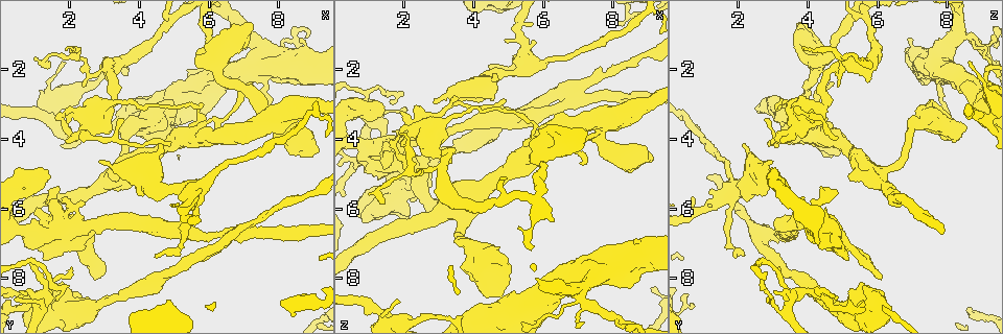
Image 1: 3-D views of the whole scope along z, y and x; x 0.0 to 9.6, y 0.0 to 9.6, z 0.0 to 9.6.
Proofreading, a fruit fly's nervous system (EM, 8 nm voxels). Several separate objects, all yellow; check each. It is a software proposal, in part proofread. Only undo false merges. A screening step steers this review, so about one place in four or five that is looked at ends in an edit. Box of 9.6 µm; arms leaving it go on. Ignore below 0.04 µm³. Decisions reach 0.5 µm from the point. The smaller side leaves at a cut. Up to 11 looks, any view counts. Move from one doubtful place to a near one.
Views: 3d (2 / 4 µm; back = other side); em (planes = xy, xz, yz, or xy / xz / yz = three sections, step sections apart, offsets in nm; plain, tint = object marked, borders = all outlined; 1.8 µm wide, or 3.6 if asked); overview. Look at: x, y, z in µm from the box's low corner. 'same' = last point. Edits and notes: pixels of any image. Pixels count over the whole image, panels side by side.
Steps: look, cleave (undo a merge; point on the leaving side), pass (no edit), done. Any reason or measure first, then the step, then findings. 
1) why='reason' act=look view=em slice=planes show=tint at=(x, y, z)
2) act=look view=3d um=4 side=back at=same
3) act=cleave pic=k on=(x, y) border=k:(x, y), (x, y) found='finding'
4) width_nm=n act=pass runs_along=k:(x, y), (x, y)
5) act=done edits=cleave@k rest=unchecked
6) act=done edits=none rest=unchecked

why='sudden change in width' act=look view=3d um=4 side=back at=(3.90, 8.30, 4.10)

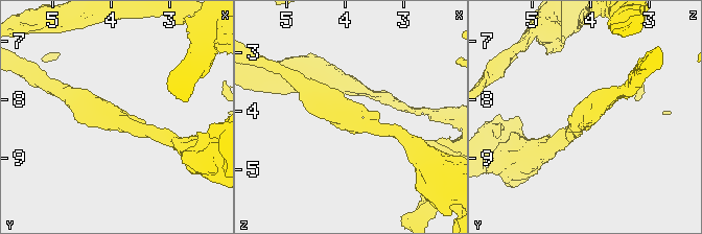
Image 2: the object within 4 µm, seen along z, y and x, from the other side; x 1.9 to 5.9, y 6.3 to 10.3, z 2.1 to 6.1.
why='shape alone is not enough' act=look view=em slice=xy step=16 show=tint at=(3.90, 8.35, 4.10)

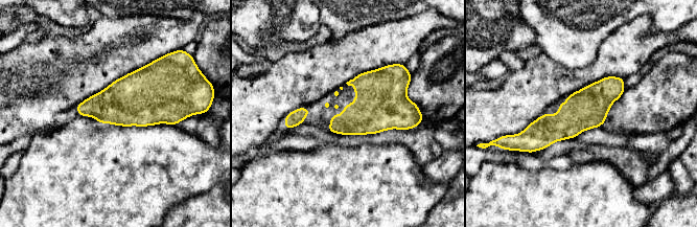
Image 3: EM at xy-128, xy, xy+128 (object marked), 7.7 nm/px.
act=look view=em slice=planes show=tint at=same

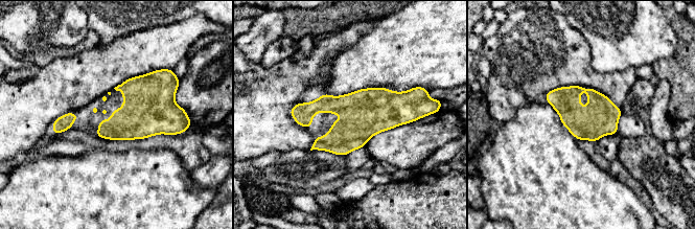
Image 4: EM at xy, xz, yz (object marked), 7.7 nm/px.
act=pass found='all the same neuron'

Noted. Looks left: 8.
why='narrows sharply' act=look view=em slice=xy step=16 show=tint at=(6.60, 6.75, 2.60)

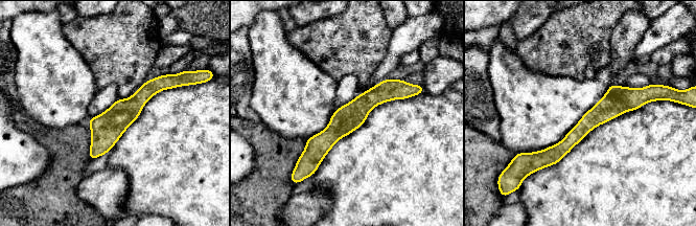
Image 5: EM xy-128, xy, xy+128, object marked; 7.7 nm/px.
why='cut it another way' act=look view=em slice=yz step=16 show=tint at=same

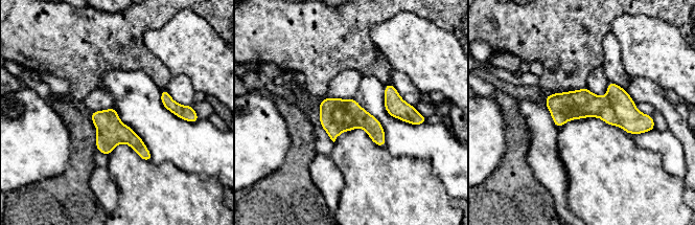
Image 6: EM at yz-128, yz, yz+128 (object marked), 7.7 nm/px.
act=pass runs_along=6:(548, 99), (618, 108), (645, 122) found='continuous, no second neuron'

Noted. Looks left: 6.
why='thin neck' act=look view=3d um=4 side=back at=(7.80, 3.40, 3.55)

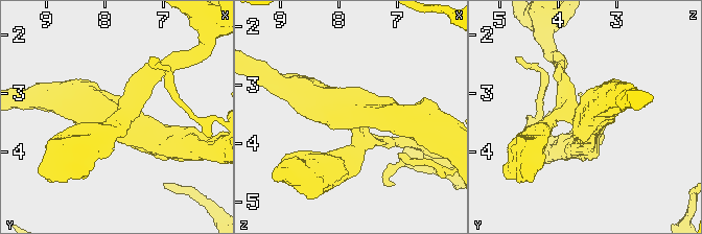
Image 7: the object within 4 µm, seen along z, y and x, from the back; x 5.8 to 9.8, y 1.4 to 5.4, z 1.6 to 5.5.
why='now the EM' act=look view=em um=3.6 slice=yz step=4 show=tint at=(7.75, 3.45, 3.60)

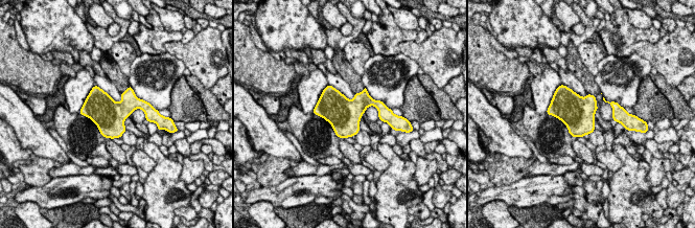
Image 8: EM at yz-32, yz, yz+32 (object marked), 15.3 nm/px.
act=pass found='one neuron here'

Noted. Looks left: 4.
why='calibre changes' act=look view=em slice=xy step=4 show=tint at=(7.15, 1.05, 8.35)

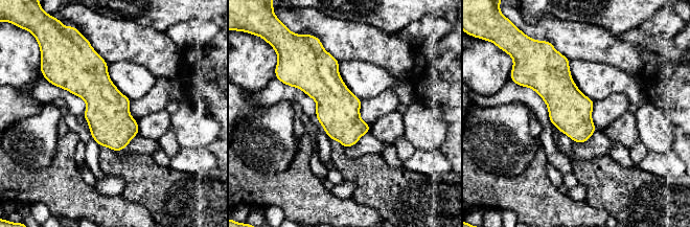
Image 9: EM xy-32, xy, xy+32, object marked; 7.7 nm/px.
act=look view=em slice=planes show=borders at=same

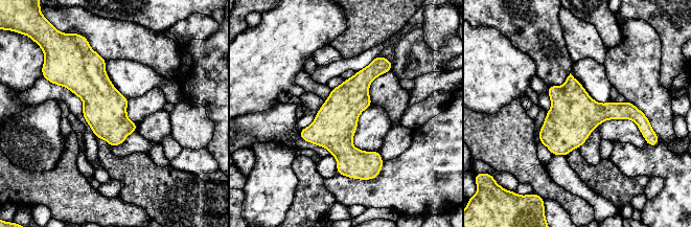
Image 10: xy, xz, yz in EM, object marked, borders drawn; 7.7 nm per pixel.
act=pass runs_along=10:(378, 60), (344, 105), (358, 175) found='all the same neuron'

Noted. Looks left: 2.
act=done edits=none rest=unchecked

